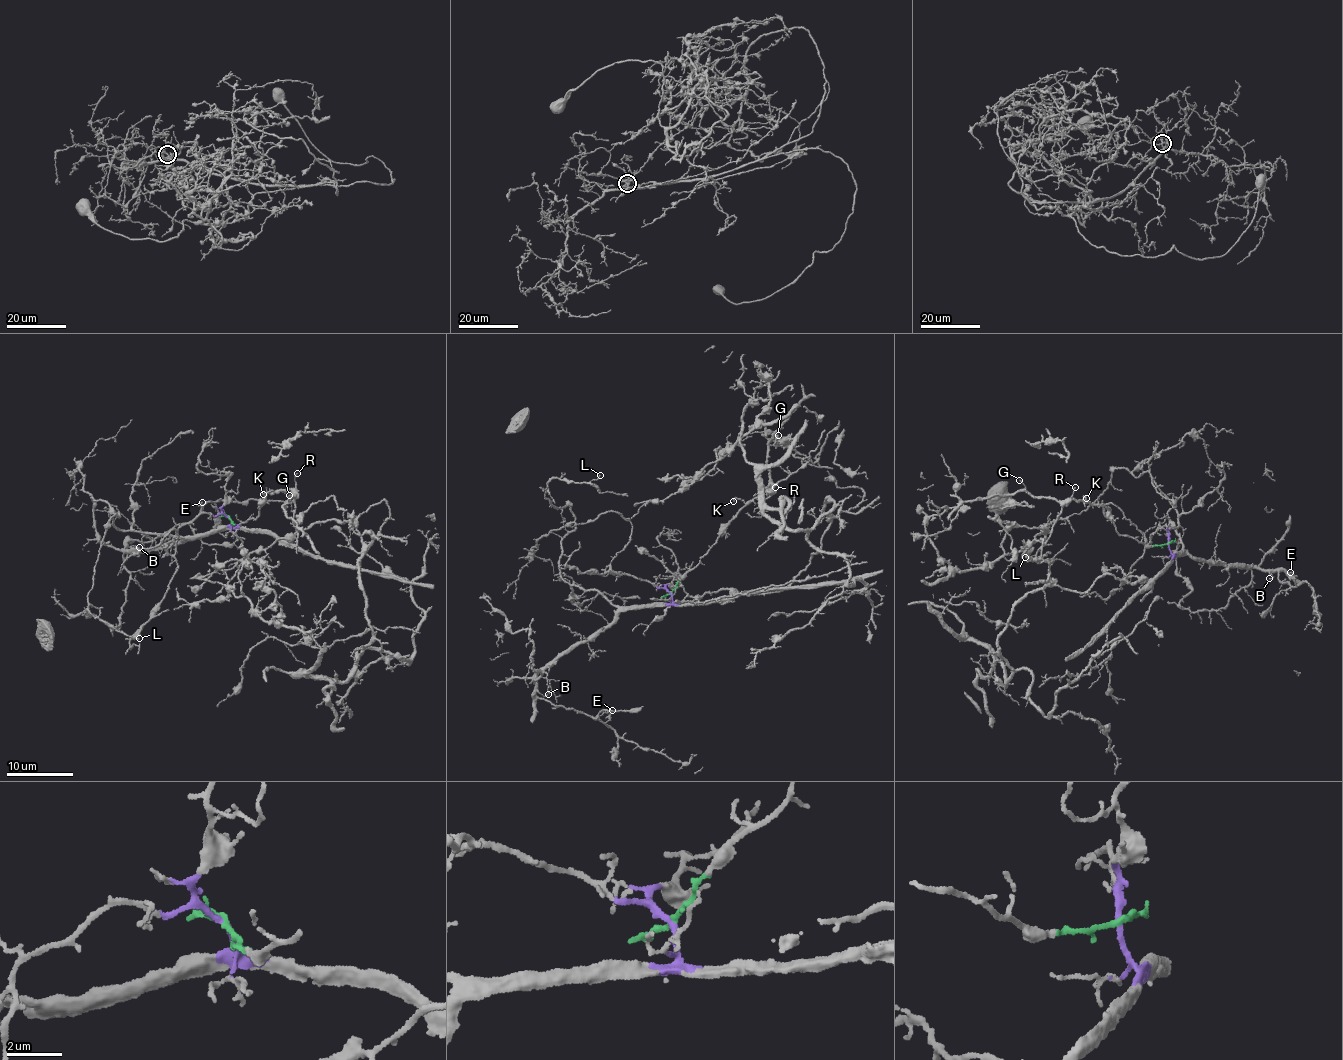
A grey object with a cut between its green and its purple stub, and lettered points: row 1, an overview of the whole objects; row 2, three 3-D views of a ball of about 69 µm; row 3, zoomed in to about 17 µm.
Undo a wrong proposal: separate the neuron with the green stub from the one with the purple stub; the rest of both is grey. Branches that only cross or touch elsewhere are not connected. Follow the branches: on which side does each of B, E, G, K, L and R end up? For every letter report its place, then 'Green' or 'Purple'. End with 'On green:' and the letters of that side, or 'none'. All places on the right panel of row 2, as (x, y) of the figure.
B: Place: (1269, 578). Purple
E: Place: (1290, 572). Purple
G: Place: (1019, 480). Green
K: Place: (1086, 498). Green
L: Place: (1025, 557). Purple
R: Place: (1075, 487). Green
On green: G, K, R

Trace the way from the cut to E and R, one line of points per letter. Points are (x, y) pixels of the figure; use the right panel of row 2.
E: (1169, 543), (1174, 554), (1182, 551), (1230, 566), (1237, 562), (1275, 569), (1289, 588), (1296, 585), (1290, 571)
R: (1169, 543), (1150, 546), (1119, 534), (1113, 518), (1103, 512), (1103, 506), (1070, 498), (1074, 488)

